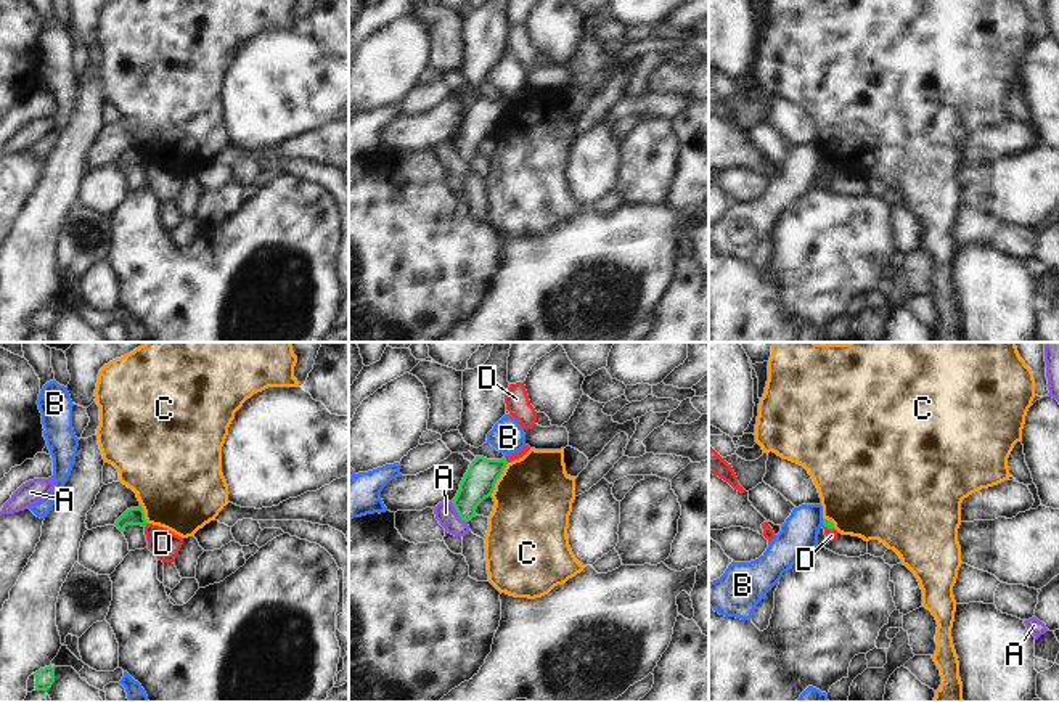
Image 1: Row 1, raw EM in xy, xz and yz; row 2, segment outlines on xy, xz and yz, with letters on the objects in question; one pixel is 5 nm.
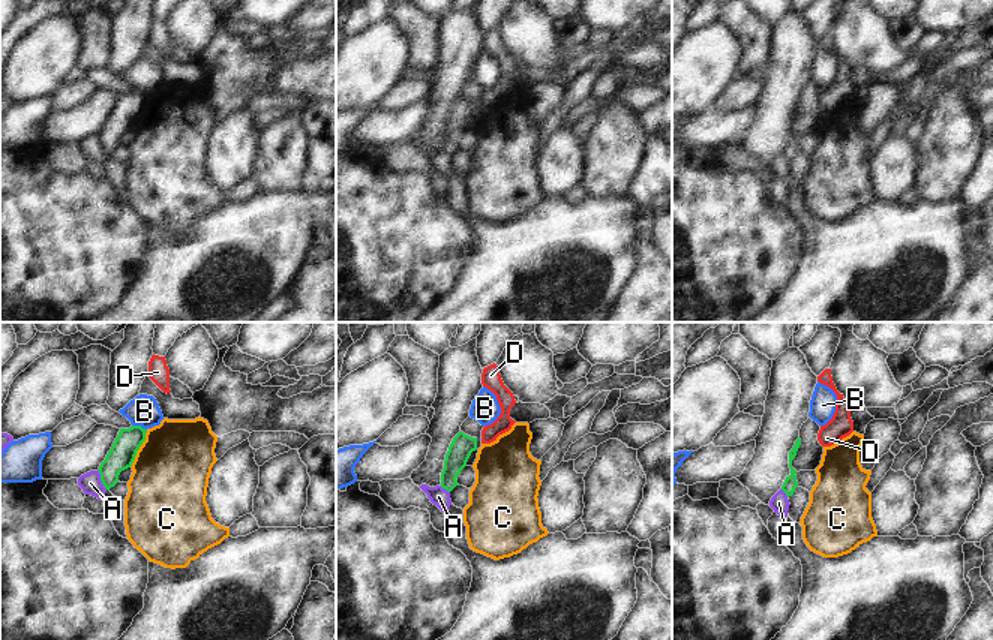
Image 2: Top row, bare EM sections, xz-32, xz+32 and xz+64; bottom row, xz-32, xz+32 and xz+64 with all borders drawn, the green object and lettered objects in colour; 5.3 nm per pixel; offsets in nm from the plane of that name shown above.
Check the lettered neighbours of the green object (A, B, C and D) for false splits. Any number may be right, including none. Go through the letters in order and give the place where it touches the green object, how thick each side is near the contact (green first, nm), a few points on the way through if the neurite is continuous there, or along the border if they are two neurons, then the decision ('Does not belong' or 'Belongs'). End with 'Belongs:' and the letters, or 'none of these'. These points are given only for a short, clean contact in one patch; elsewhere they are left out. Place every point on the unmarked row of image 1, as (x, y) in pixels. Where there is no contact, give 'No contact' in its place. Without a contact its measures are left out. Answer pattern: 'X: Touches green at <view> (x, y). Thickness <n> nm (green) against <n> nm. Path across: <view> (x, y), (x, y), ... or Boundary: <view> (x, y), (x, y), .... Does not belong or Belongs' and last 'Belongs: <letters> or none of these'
A: Touches green at xz (458, 155). Thickness 160 nm (green) against 110 nm. Boundary: xz (452, 143), (457, 155), (466, 163). Does not belong
B: Touches green at yz (823, 163). Thickness 40 nm (green) against 190 nm. Boundary: yz (825, 159), (821, 164). Does not belong
C: Touches green at xz (498, 118). Thickness 160 nm (green) against 400 nm. Does not belong
D: Touches green at xz (505, 100). Thickness 160 nm (green) against 40 nm. Boundary: xz (505, 97), (508, 102). Does not belong
Belongs: none of these.

